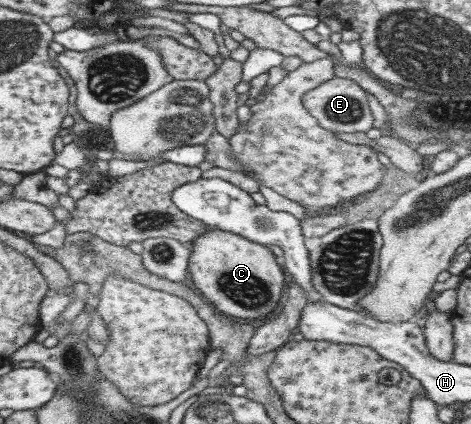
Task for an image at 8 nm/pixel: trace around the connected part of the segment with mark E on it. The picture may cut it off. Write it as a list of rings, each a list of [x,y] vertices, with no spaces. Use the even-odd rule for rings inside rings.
[[[333,77],[317,87],[306,91],[301,98],[302,106],[317,121],[320,127],[337,134],[367,132],[372,127],[373,118],[367,106],[365,90],[349,78]]]

